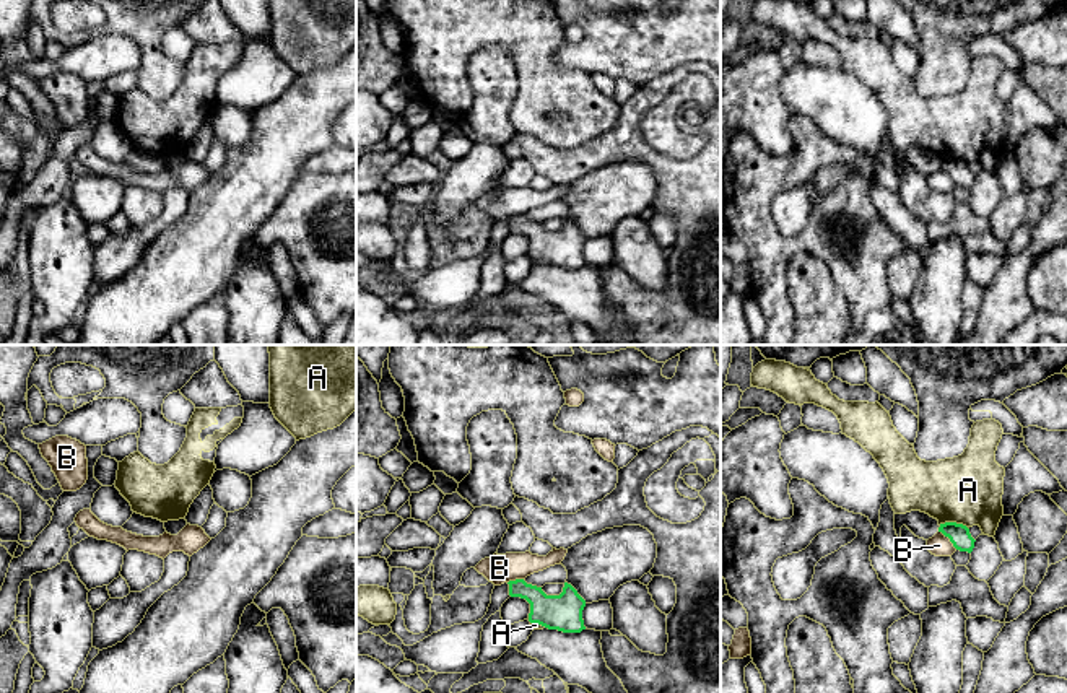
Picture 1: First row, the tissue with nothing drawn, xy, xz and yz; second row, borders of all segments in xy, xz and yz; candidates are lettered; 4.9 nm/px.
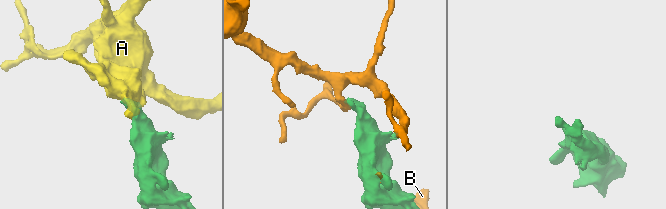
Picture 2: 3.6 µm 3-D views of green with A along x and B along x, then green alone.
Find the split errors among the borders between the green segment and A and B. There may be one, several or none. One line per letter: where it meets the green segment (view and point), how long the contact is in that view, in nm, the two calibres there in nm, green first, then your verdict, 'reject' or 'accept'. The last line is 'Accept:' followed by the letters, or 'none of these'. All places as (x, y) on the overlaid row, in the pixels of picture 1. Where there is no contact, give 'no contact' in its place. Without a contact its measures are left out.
A: yz (953, 523) | 140 nm | 110/340 nm | reject
B: yz (949, 537) | 130 nm | 110/110 nm | reject
Accept: none of these

